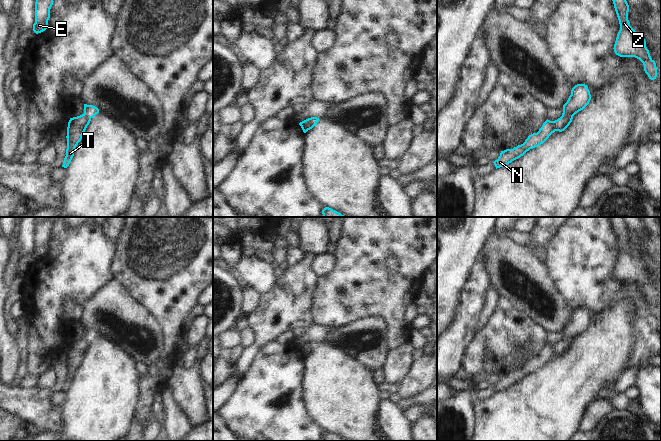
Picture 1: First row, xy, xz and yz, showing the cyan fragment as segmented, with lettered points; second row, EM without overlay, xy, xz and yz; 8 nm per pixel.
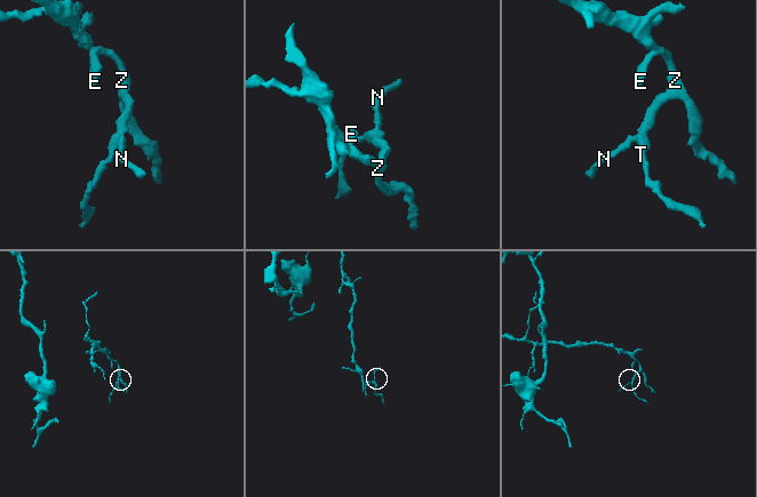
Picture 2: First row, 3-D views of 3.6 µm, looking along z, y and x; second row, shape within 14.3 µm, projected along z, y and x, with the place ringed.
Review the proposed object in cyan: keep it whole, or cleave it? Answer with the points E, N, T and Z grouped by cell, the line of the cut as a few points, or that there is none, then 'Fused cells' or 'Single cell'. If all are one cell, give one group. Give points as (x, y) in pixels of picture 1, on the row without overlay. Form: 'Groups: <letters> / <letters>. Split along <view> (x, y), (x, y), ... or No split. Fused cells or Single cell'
Groups: E Z / N T. Split along xz (310, 342), (308, 353). Fused cells.

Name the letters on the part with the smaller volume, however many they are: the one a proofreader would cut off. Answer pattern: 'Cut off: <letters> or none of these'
Cut off: N, T

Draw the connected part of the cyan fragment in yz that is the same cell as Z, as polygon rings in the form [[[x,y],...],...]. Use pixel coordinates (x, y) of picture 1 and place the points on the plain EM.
[[[610,217],[619,244],[620,254],[614,268],[614,276],[620,281],[635,281],[644,289],[649,303],[657,301],[657,291],[646,271],[642,258],[636,256],[628,244],[629,229],[623,217]]]

